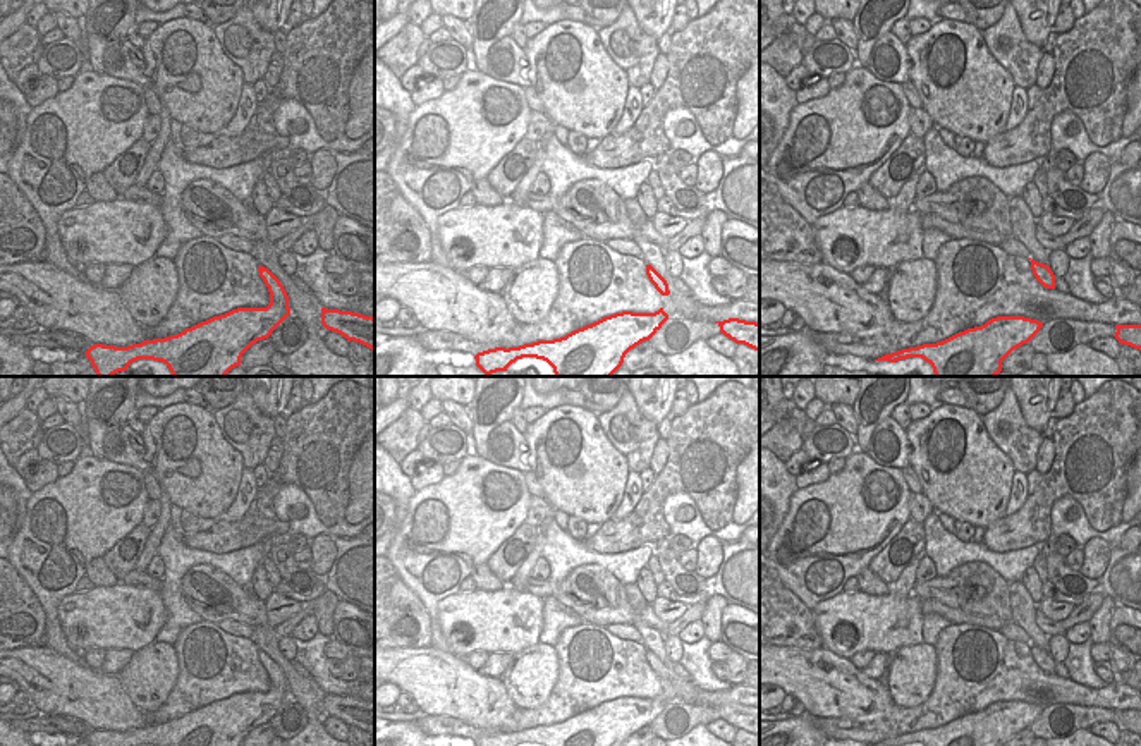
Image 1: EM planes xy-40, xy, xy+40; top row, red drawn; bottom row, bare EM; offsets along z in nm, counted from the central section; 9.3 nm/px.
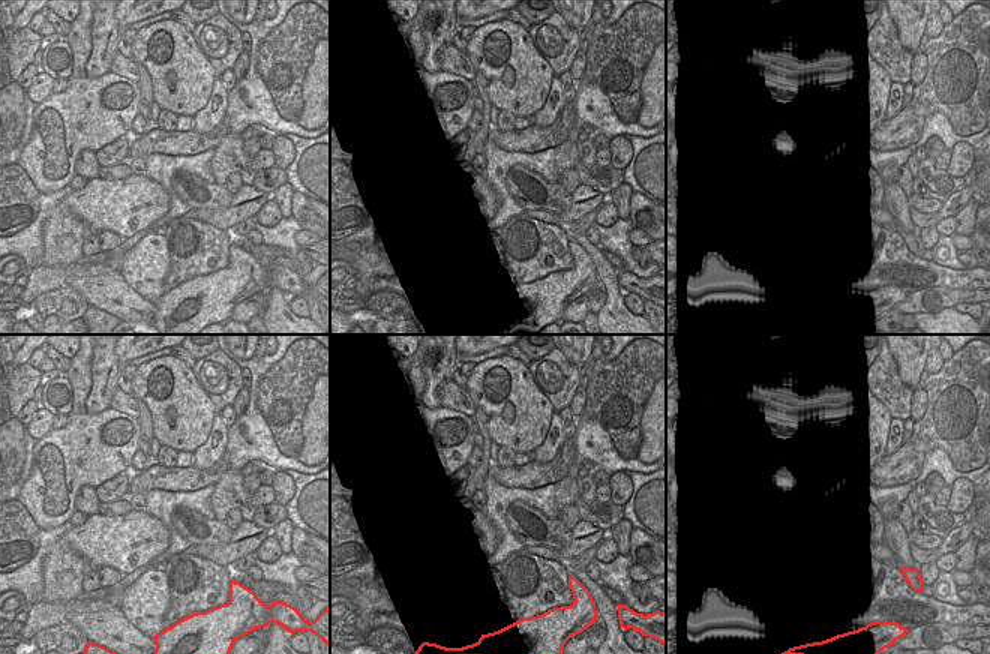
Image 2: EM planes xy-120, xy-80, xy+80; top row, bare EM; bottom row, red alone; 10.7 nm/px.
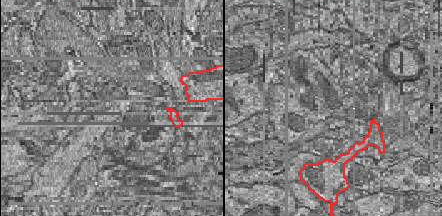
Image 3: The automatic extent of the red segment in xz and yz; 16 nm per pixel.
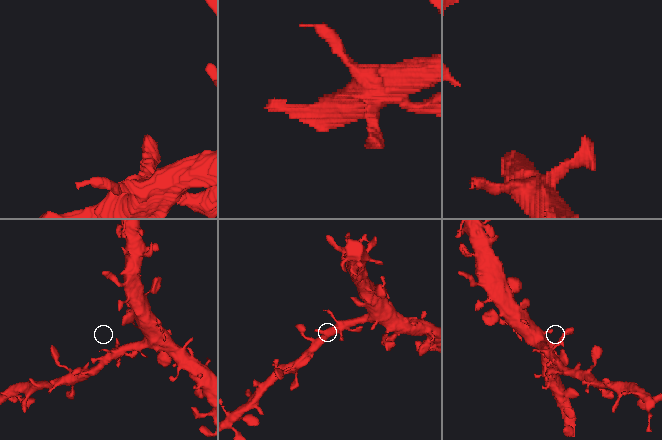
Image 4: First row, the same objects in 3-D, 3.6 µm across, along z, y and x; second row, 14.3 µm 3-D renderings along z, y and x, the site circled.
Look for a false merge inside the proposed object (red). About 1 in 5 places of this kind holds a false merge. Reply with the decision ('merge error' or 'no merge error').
no merge error

